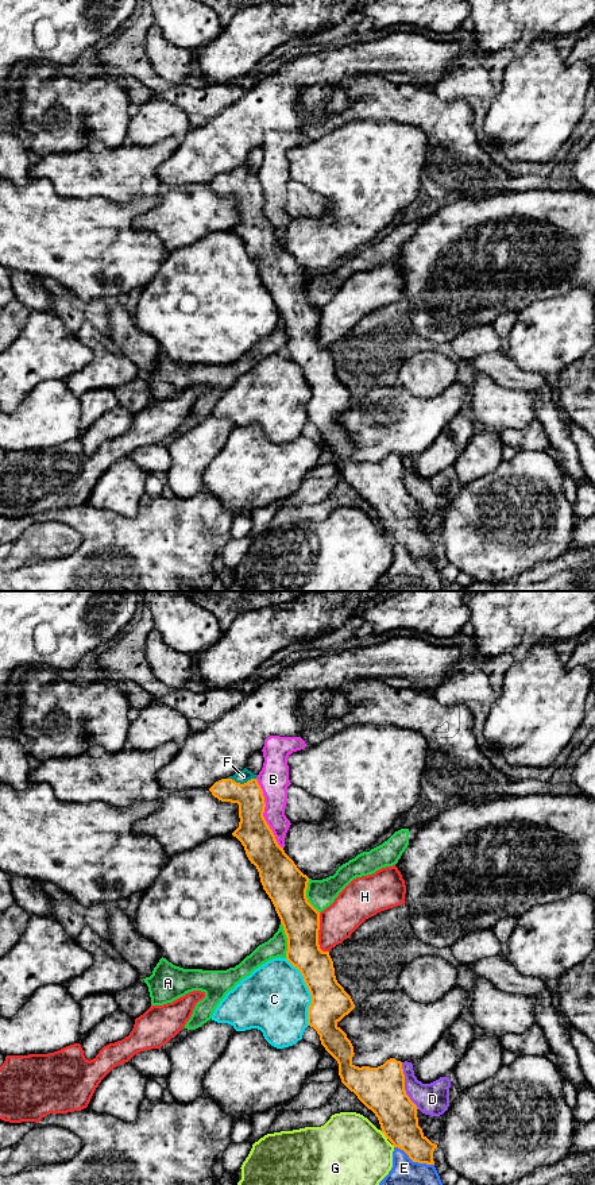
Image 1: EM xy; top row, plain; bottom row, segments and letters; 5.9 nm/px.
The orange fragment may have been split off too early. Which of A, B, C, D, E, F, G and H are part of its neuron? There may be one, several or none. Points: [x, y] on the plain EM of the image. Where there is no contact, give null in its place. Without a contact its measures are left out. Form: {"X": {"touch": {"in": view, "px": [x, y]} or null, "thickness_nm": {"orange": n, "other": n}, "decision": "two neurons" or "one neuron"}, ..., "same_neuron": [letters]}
{"A": {"touch": {"in": "xy", "px": [288, 335]}, "thickness_nm": {"orange": 220, "other": 130}, "decision": "two neurons"}, "B": {"touch": {"in": "xy", "px": [262, 209]}, "thickness_nm": {"orange": 200, "other": 180}, "decision": "two neurons"}, "C": {"touch": {"in": "xy", "px": [309, 386]}, "thickness_nm": {"orange": 220, "other": 400}, "decision": "two neurons"}, "D": {"touch": {"in": "xy", "px": [404, 481]}, "thickness_nm": {"orange": 280, "other": 190}, "decision": "two neurons"}, "E": {"touch": {"in": "xy", "px": [414, 556]}, "thickness_nm": {"orange": 220, "other": 360}, "decision": "two neurons"}, "F": {"touch": {"in": "xy", "px": [242, 180]}, "thickness_nm": {"orange": 160, "other": 80}, "decision": "one neuron"}, "G": {"touch": {"in": "xy", "px": [385, 531]}, "thickness_nm": {"orange": 240, "other": 480}, "decision": "two neurons"}, "H": {"touch": {"in": "xy", "px": [317, 329]}, "thickness_nm": {"orange": 220, "other": 220}, "decision": "two neurons"}, "same_neuron": ["F"]}

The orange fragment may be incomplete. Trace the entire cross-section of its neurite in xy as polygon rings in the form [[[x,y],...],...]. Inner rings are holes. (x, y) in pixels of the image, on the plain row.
[[[244,163],[233,171],[216,177],[209,186],[221,197],[239,200],[240,217],[232,231],[242,238],[248,255],[256,262],[263,285],[271,294],[287,333],[286,355],[301,367],[310,387],[312,398],[308,404],[308,421],[317,426],[321,440],[337,456],[341,478],[375,509],[382,528],[393,541],[403,545],[413,557],[434,560],[433,547],[437,540],[432,539],[418,521],[418,503],[405,486],[402,458],[390,453],[378,463],[359,463],[352,459],[353,441],[337,418],[355,404],[355,399],[336,375],[329,347],[320,344],[320,308],[306,293],[309,273],[297,263],[283,243],[278,240],[273,225],[267,220],[263,212],[264,192],[256,173],[258,170]]]

